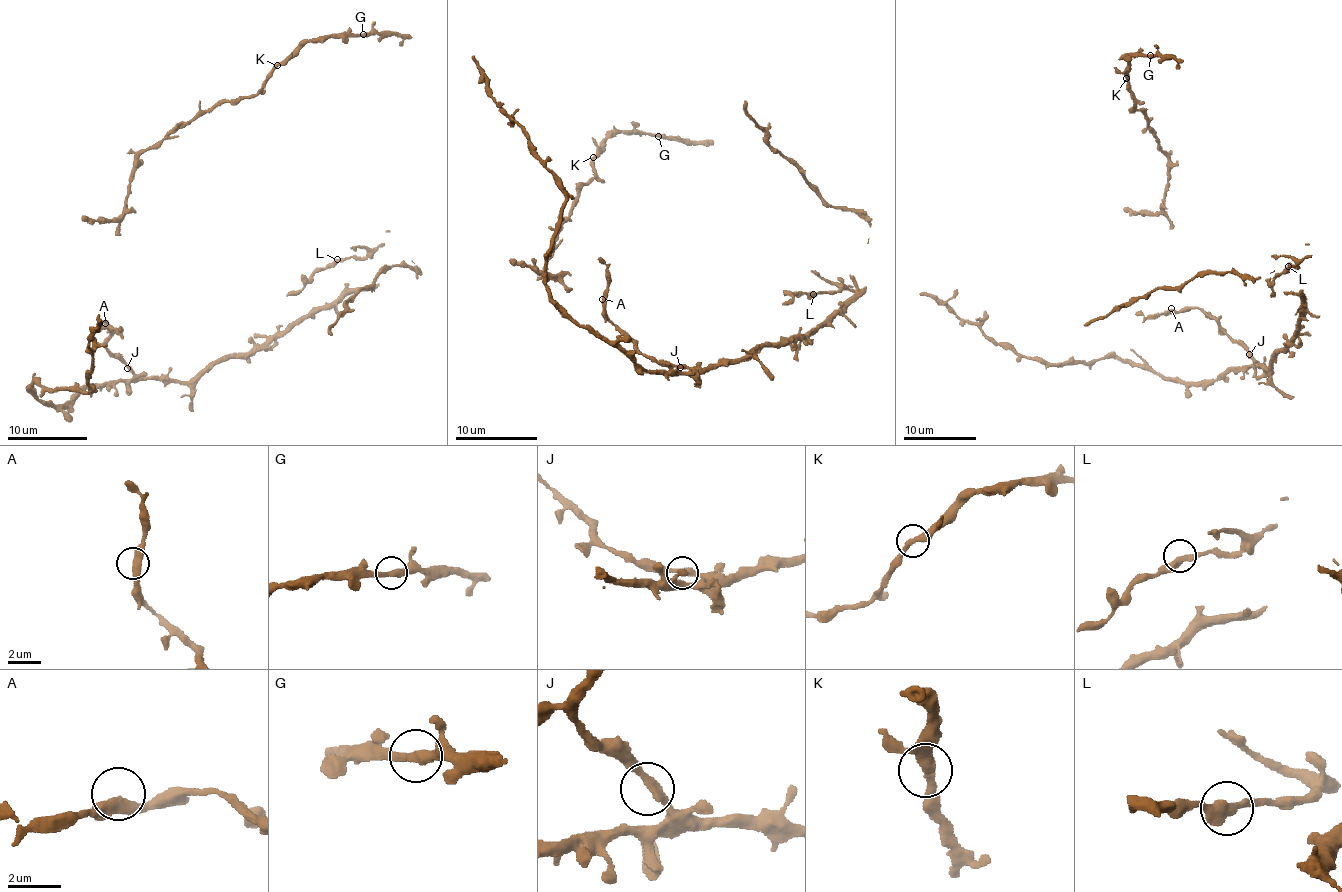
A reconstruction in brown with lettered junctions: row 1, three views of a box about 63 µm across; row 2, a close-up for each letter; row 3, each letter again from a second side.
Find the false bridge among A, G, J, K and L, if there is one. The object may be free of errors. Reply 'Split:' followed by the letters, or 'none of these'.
Split: none of these

